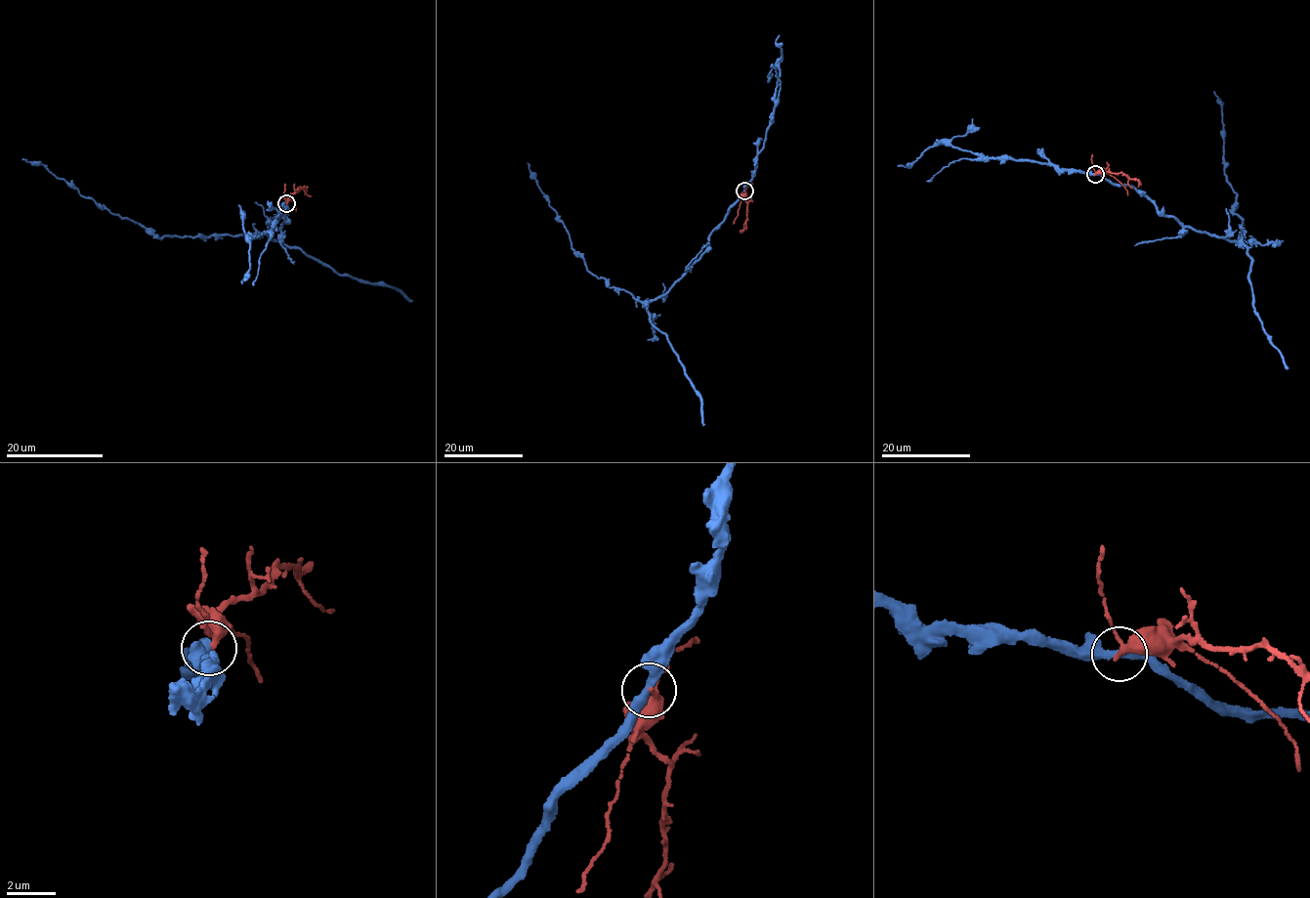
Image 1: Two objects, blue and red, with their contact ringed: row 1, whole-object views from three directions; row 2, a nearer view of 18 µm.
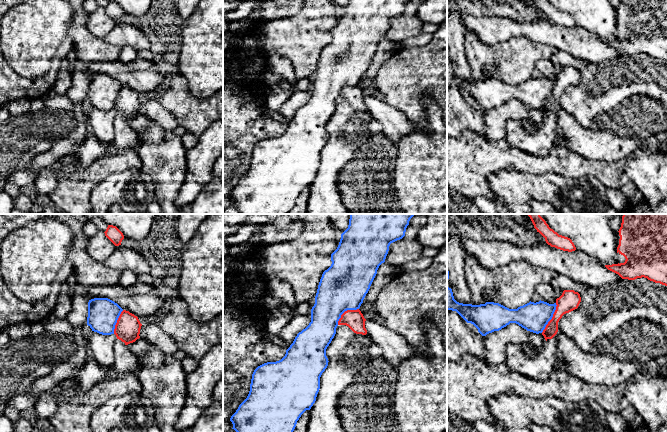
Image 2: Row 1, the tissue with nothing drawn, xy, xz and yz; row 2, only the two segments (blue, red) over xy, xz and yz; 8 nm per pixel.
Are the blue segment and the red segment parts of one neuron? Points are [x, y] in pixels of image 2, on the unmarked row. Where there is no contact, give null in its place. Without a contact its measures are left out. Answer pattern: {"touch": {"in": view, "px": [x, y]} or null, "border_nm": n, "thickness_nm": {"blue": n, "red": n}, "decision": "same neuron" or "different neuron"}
{"touch": {"in": "yz", "px": [551, 94]}, "border_nm": 260, "thickness_nm": {"blue": 240, "red": 160}, "decision": "different neuron"}

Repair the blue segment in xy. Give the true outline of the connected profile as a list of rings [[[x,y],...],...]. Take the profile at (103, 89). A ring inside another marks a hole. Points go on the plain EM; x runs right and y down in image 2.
[[[94,74],[88,78],[87,101],[102,111],[114,110],[115,101],[123,85],[108,74]]]

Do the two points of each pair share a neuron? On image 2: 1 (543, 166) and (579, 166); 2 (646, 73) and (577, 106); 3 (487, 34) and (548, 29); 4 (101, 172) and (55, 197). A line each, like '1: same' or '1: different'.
1: same
2: same
3: same
4: same

